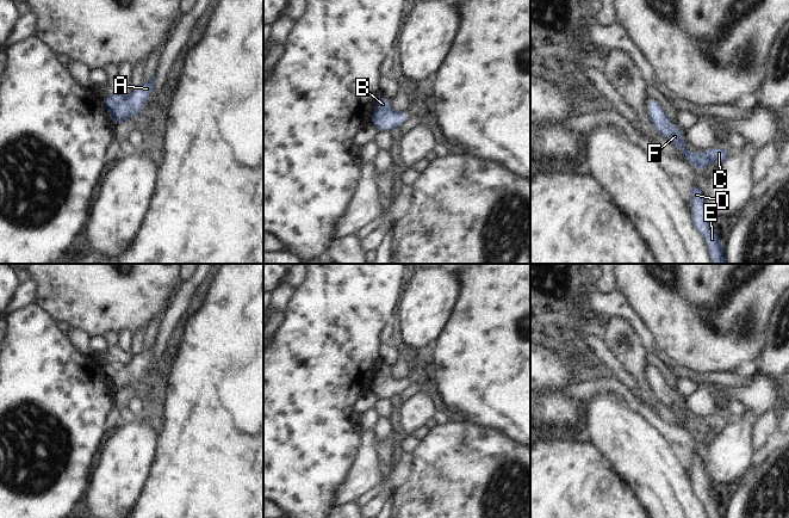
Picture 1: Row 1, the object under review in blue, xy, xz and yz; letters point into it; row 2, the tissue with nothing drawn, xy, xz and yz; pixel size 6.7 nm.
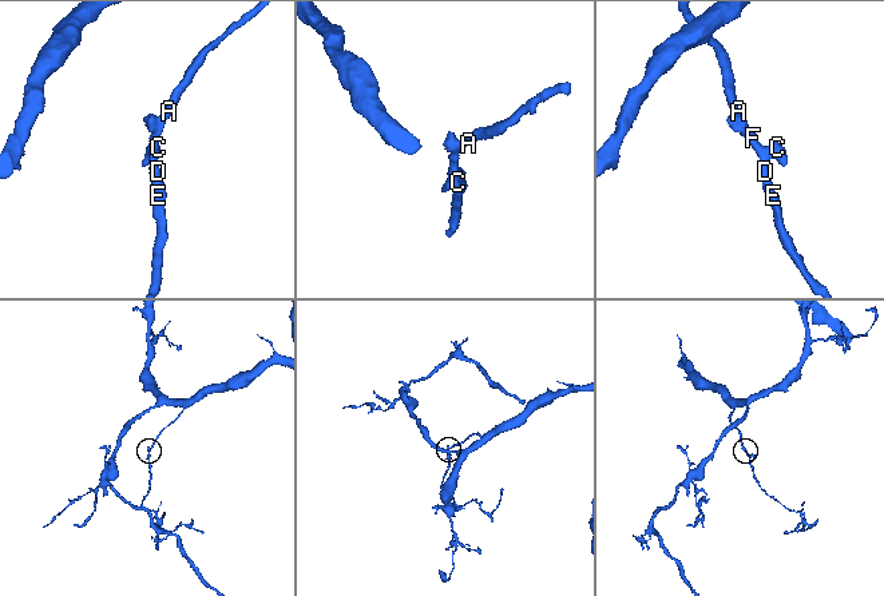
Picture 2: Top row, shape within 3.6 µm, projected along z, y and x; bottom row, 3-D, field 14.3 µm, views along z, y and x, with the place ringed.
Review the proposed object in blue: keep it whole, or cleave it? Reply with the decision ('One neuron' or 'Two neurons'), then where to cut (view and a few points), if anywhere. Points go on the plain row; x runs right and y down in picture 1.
One neuron. No split.

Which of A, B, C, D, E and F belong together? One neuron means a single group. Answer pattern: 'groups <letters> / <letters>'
groups A B C D E F

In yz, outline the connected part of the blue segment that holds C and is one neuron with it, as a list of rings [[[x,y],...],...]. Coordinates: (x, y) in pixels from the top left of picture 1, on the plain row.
[[[652,364],[647,365],[647,380],[651,386],[650,389],[654,395],[653,399],[665,403],[666,407],[671,408],[676,413],[677,418],[685,424],[685,430],[688,432],[696,430],[697,433],[694,434],[696,440],[703,440],[708,433],[709,425],[715,430],[716,434],[719,434],[729,424],[731,419],[726,413],[706,417],[696,423],[691,418],[687,418],[683,413],[685,402],[681,399],[678,393],[673,391],[666,384],[664,376]]]

